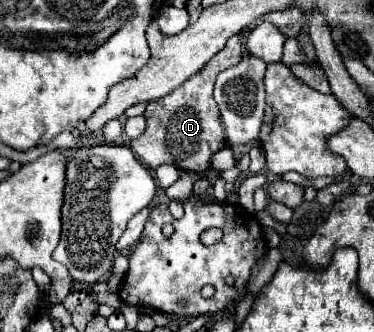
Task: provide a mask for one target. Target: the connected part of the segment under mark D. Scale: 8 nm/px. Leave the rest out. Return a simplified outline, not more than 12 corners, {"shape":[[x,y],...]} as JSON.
{"shape":[[242,33],[146,107],[130,149],[148,169],[206,171],[226,147],[212,97]]}

